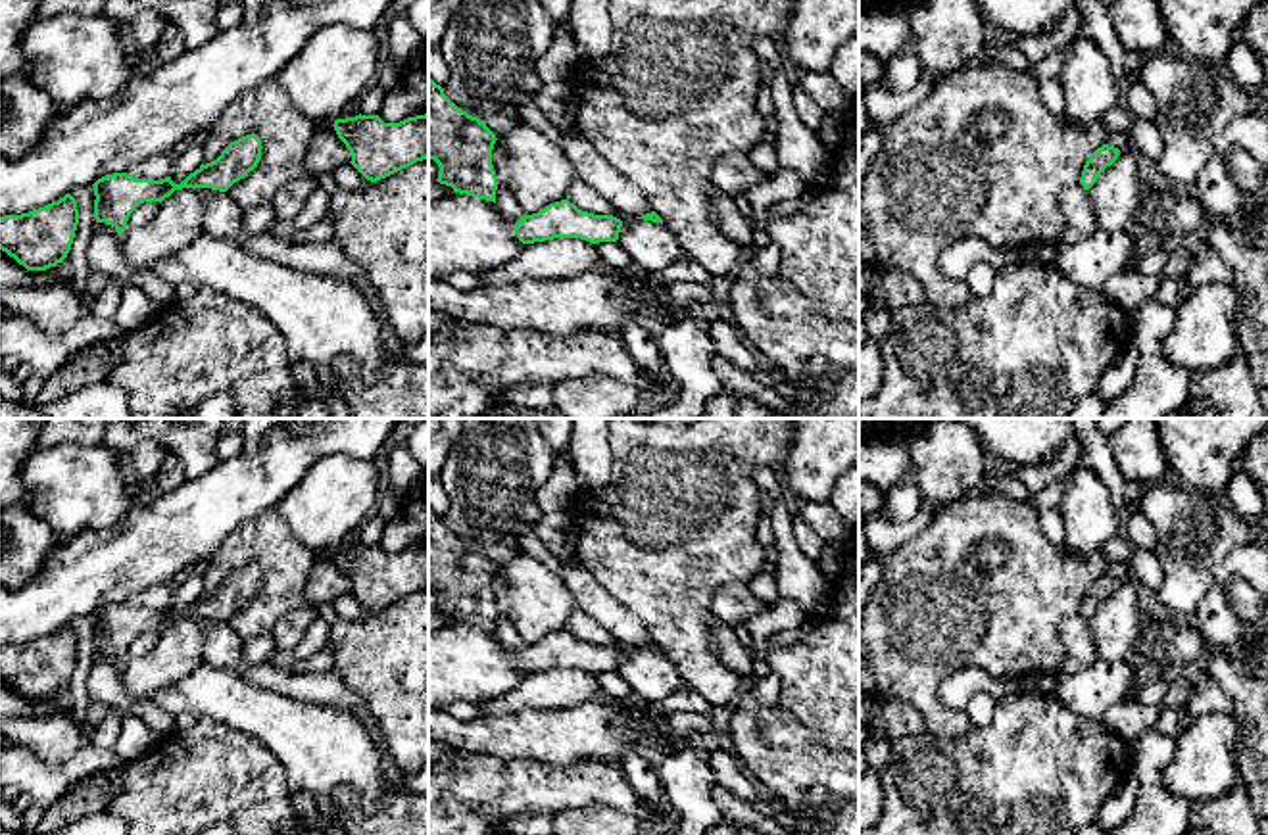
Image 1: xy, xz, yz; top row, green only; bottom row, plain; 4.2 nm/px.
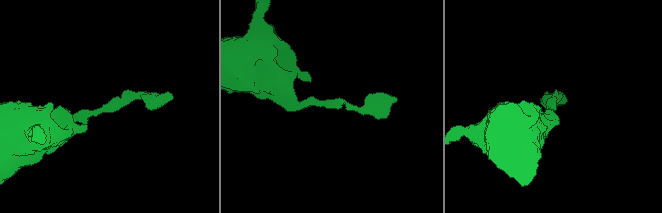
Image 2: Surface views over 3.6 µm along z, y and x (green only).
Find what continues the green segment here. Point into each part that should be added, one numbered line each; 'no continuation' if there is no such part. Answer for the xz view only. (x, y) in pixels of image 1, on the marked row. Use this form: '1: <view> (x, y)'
no continuation

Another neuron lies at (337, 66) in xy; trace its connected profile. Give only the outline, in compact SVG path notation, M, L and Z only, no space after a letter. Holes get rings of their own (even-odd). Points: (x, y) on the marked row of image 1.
M329 25L304 44L277 81L302 115L313 123L336 121L348 104L359 100L375 84L378 69L380 42L373 31Z

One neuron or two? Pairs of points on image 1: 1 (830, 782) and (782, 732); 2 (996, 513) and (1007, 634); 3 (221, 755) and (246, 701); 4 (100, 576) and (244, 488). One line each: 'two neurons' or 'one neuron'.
1: one neuron
2: one neuron
3: two neurons
4: one neuron

